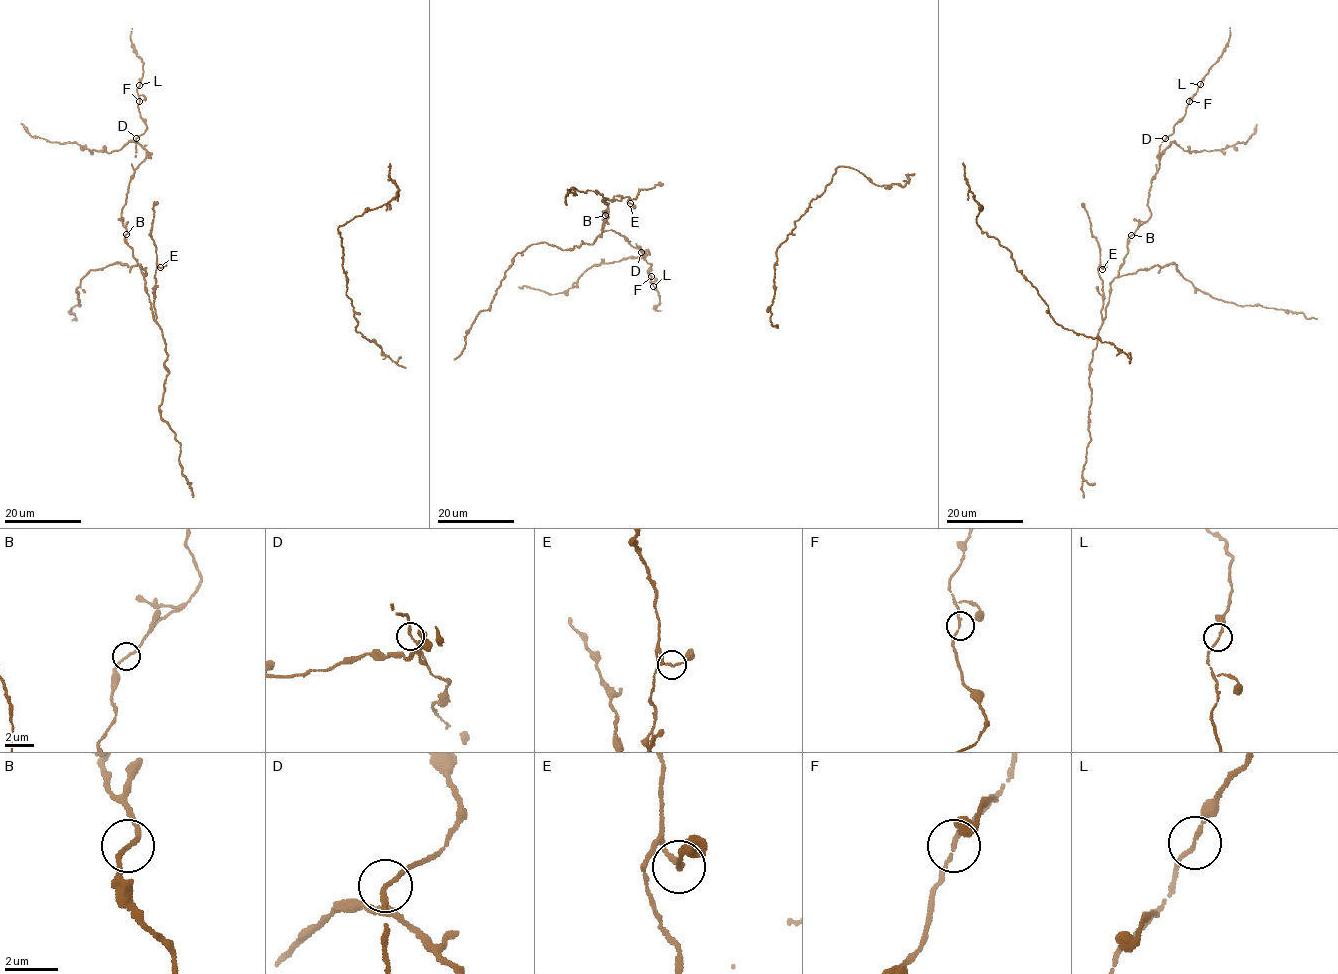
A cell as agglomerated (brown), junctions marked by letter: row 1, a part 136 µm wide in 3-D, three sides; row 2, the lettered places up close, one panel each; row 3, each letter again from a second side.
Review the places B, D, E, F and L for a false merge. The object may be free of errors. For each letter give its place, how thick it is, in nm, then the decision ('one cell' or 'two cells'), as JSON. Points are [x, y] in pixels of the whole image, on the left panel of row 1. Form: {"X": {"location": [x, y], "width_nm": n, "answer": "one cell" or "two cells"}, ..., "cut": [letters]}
{"B": {"location": [126, 234], "width_nm": 160, "answer": "one cell"}, "D": {"location": [136, 138], "width_nm": 160, "answer": "one cell"}, "E": {"location": [160, 267], "width_nm": 140, "answer": "one cell"}, "F": {"location": [139, 101], "width_nm": 140, "answer": "one cell"}, "L": {"location": [139, 85], "width_nm": 140, "answer": "one cell"}, "cut": []}

